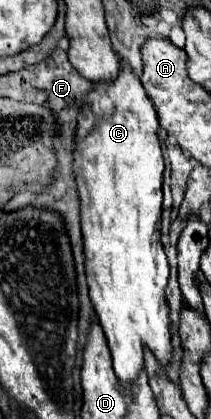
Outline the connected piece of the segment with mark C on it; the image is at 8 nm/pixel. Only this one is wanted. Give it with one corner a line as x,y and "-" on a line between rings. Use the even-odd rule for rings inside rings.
122,65
120,75
112,85
94,85
78,115
74,173
82,201
80,217
86,255
86,277
90,287
90,299
98,315
98,323
104,329
112,353
114,373
124,387
136,383
136,377
144,367
144,347
148,347
154,353
162,369
166,369
174,357
174,345
170,335
170,305
166,301
170,265
160,241
164,159
156,137
156,127
156,111
140,79
126,65

